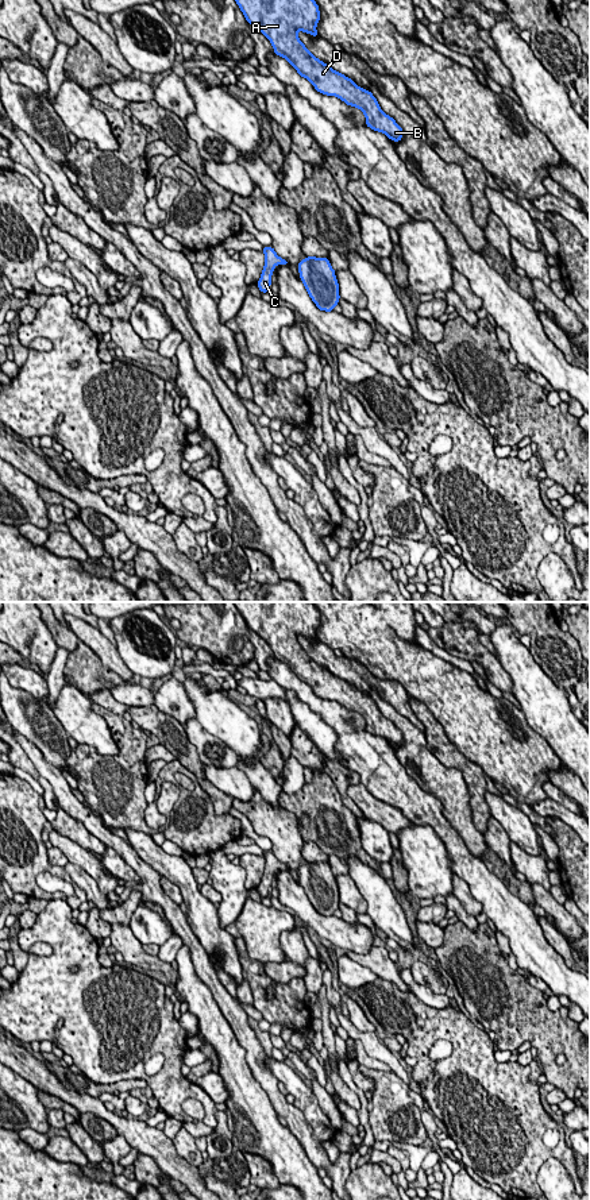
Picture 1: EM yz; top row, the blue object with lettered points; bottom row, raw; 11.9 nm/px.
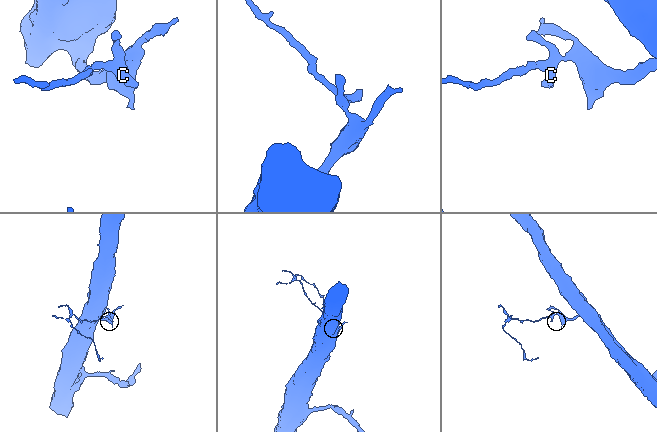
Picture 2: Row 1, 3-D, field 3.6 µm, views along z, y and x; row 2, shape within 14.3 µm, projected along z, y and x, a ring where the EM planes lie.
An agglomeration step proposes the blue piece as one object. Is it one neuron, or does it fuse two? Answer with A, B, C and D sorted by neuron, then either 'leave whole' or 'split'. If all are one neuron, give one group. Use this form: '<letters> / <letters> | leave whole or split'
A B C D | leave whole

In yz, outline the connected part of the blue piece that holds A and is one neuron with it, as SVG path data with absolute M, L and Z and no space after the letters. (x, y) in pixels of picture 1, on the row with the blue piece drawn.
M315 0L235 1L246 20L270 40L274 53L285 58L317 92L336 96L347 105L359 108L371 130L394 142L402 139L402 128L381 109L371 92L316 58L300 40L298 31L319 36L316 26L320 11Z

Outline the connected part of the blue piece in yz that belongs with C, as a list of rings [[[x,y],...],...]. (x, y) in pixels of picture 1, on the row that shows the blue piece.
[[[263,247],[265,254],[265,266],[258,281],[258,288],[262,293],[267,293],[271,285],[271,275],[277,265],[289,265],[286,259],[282,259],[277,255],[273,247]]]

